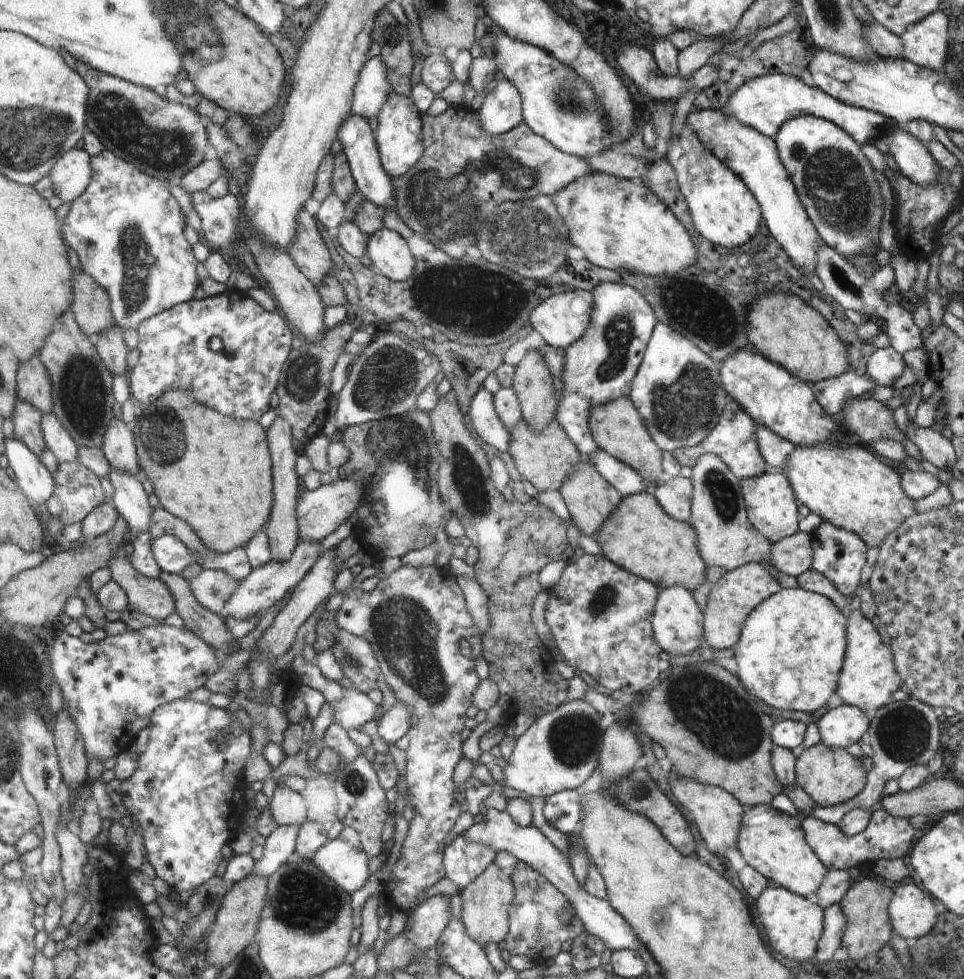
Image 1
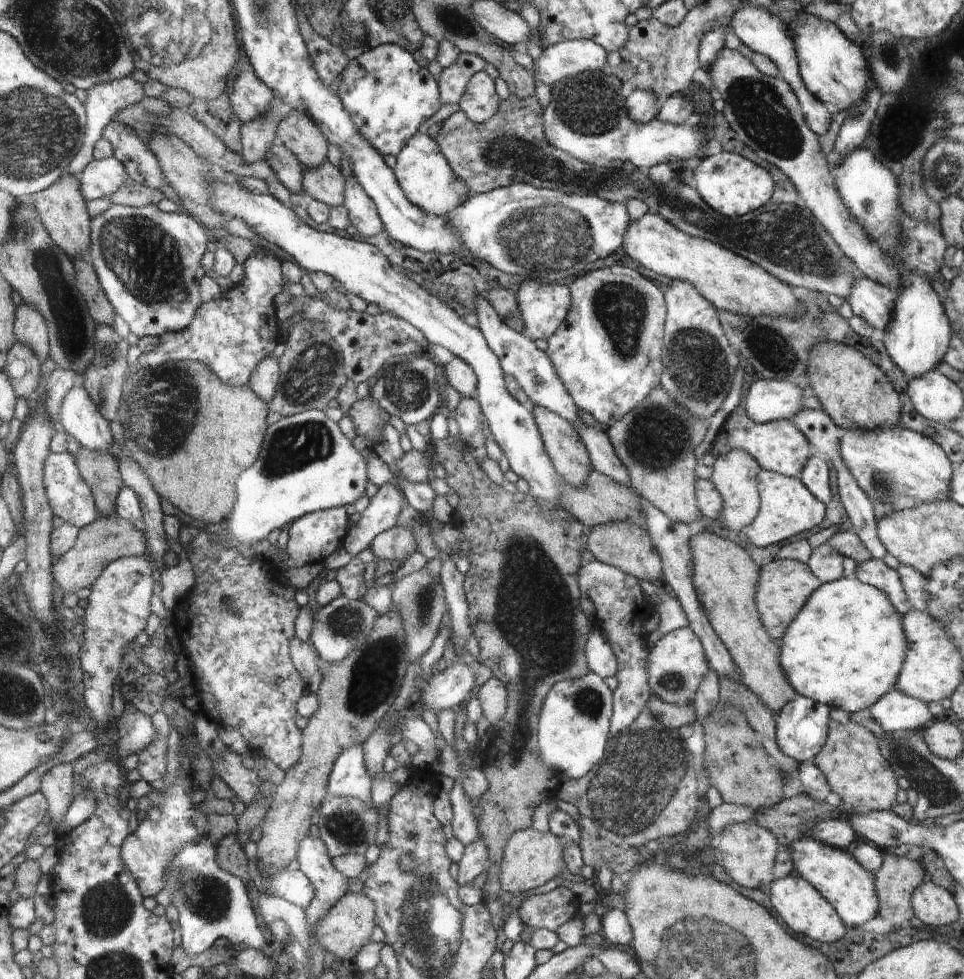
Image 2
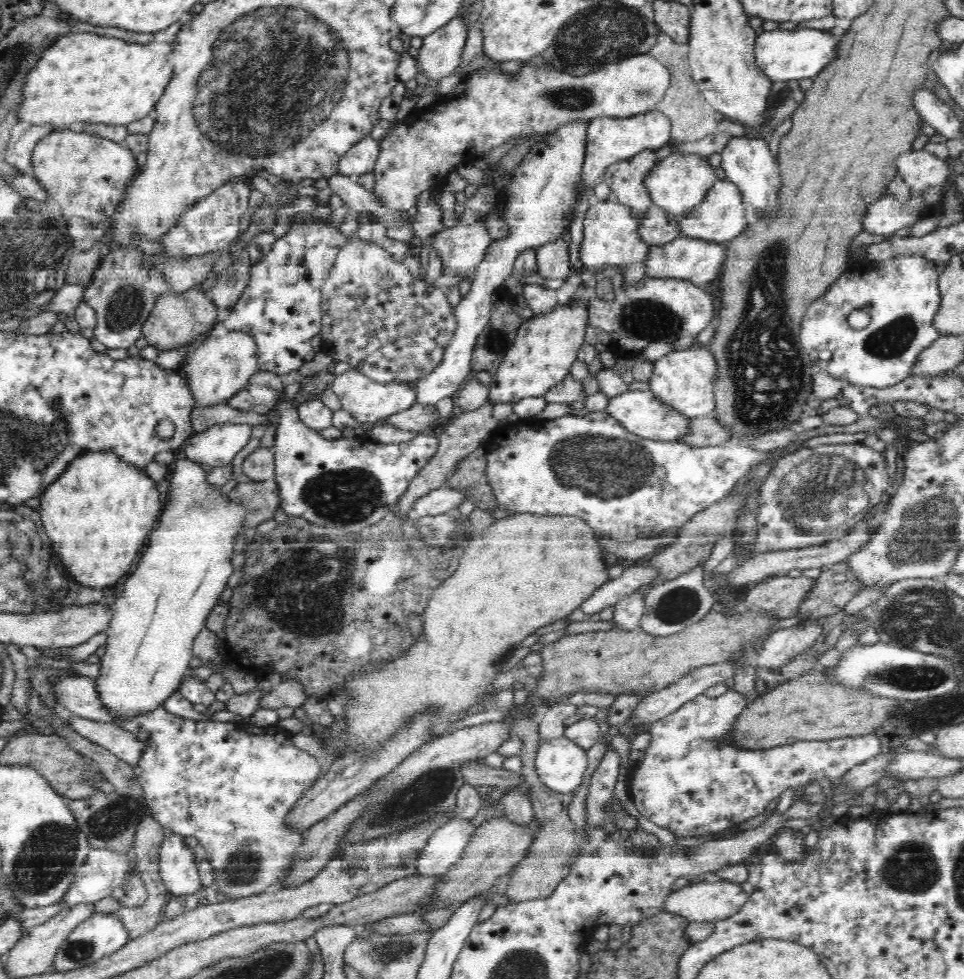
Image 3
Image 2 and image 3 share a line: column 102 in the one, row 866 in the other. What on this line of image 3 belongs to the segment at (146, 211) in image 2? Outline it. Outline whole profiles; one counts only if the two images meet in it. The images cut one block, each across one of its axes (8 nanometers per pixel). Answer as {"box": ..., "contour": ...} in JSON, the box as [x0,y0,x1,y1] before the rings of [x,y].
{"box":[121,707,321,899],"contour":[[[160,707],[149,715],[122,723],[121,727],[132,732],[149,732],[151,743],[136,767],[147,804],[165,829],[199,839],[216,871],[214,884],[217,888],[230,894],[230,899],[273,889],[292,850],[300,844],[300,833],[288,831],[282,820],[304,790],[317,780],[321,761],[295,747],[291,734],[275,725],[263,728],[238,721],[194,721]]]}

